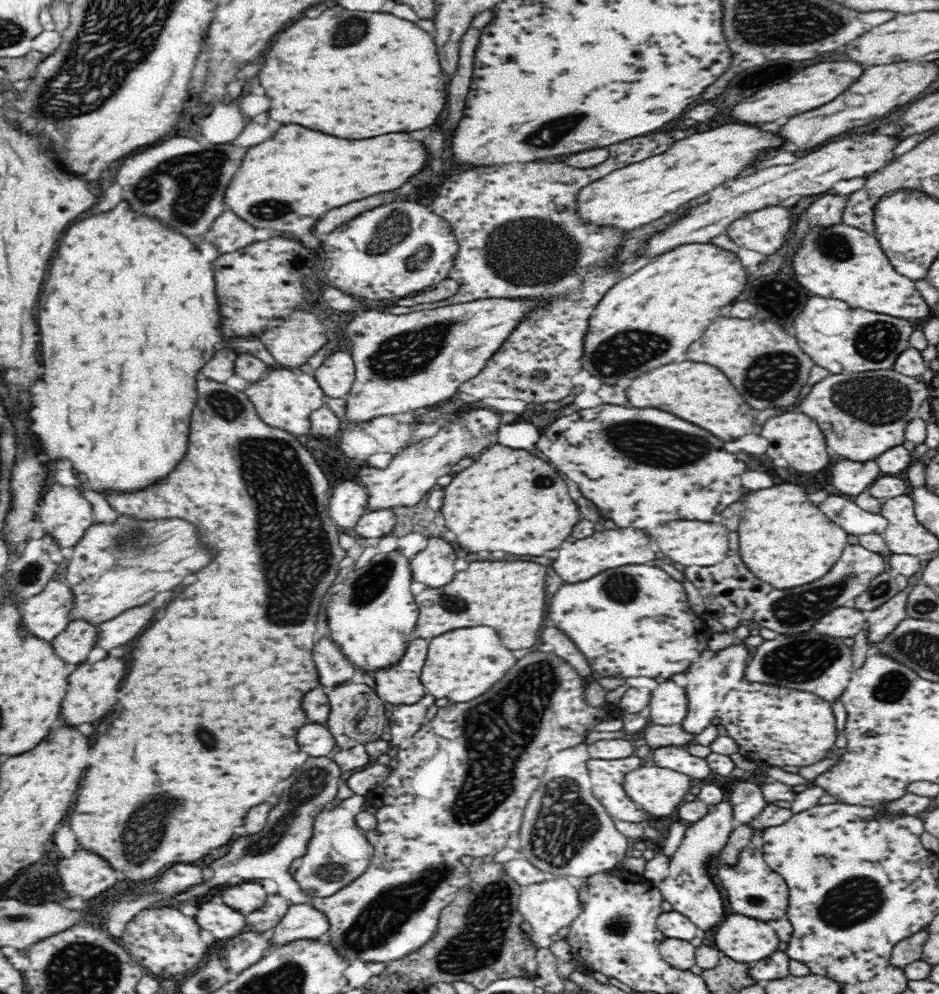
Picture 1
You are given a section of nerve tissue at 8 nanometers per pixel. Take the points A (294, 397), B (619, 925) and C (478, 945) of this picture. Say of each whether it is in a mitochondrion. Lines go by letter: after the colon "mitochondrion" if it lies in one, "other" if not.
A: other
B: mitochondrion
C: mitochondrion

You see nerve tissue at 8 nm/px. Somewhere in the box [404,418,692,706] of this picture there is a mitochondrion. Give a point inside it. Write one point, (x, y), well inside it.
(622, 587)

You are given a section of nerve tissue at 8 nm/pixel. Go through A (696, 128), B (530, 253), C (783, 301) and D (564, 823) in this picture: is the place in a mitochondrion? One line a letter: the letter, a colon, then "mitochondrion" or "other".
A: other
B: mitochondrion
C: other
D: mitochondrion

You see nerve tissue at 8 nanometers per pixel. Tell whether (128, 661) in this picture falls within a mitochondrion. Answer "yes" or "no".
no

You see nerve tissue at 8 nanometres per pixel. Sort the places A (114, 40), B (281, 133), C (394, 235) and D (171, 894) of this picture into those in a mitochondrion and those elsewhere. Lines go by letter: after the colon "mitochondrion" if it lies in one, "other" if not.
A: mitochondrion
B: other
C: mitochondrion
D: other

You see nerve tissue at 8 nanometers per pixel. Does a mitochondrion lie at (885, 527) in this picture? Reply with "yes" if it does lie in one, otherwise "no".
no

